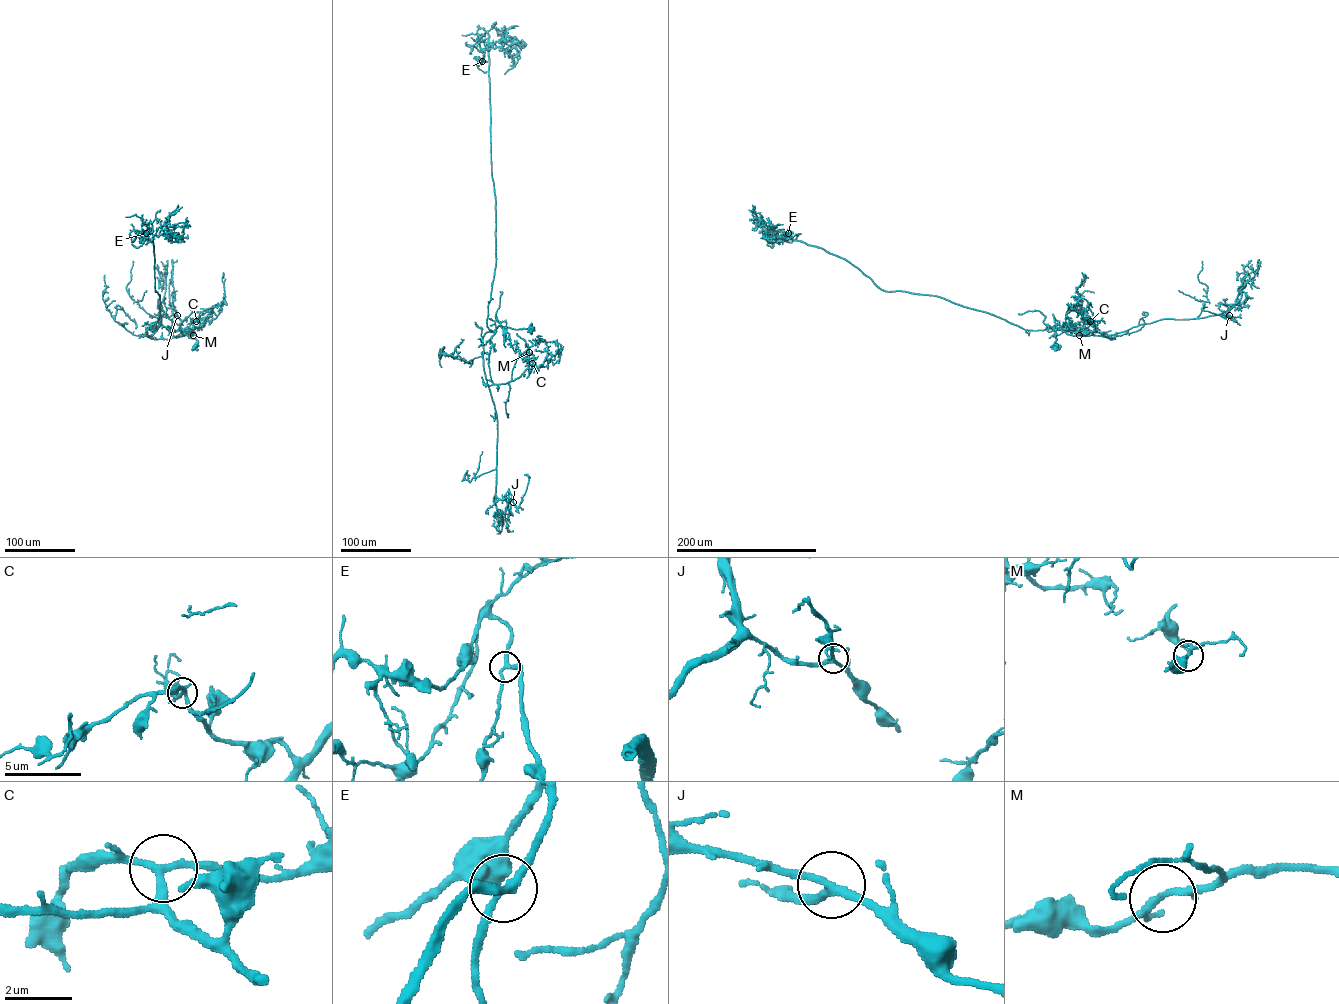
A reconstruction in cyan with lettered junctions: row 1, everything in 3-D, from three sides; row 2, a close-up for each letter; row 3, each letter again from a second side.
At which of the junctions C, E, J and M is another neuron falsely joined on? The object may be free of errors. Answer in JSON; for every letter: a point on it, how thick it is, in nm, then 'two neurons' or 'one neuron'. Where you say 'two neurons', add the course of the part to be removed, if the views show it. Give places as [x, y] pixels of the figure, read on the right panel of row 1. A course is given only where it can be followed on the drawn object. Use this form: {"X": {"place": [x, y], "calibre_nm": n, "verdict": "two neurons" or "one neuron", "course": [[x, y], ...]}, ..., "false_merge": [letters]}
{"C": {"place": [1090, 321], "calibre_nm": 200, "verdict": "one neuron"}, "E": {"place": [788, 233], "calibre_nm": 240, "verdict": "one neuron"}, "J": {"place": [1229, 315], "calibre_nm": 240, "verdict": "one neuron"}, "M": {"place": [1079, 335], "calibre_nm": 190, "verdict": "one neuron"}, "false_merge": []}

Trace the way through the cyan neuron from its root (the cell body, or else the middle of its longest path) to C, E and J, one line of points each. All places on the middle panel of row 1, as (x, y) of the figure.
C: (530, 330), (498, 325), (486, 332), (483, 367), (485, 378), (498, 384), (537, 367), (532, 363)
E: (530, 330), (498, 325), (492, 332), (487, 325), (496, 260), (487, 50), (484, 50), (482, 61)
J: (530, 330), (498, 325), (493, 332), (486, 332), (482, 339), (484, 371), (497, 419), (495, 495), (513, 502)

